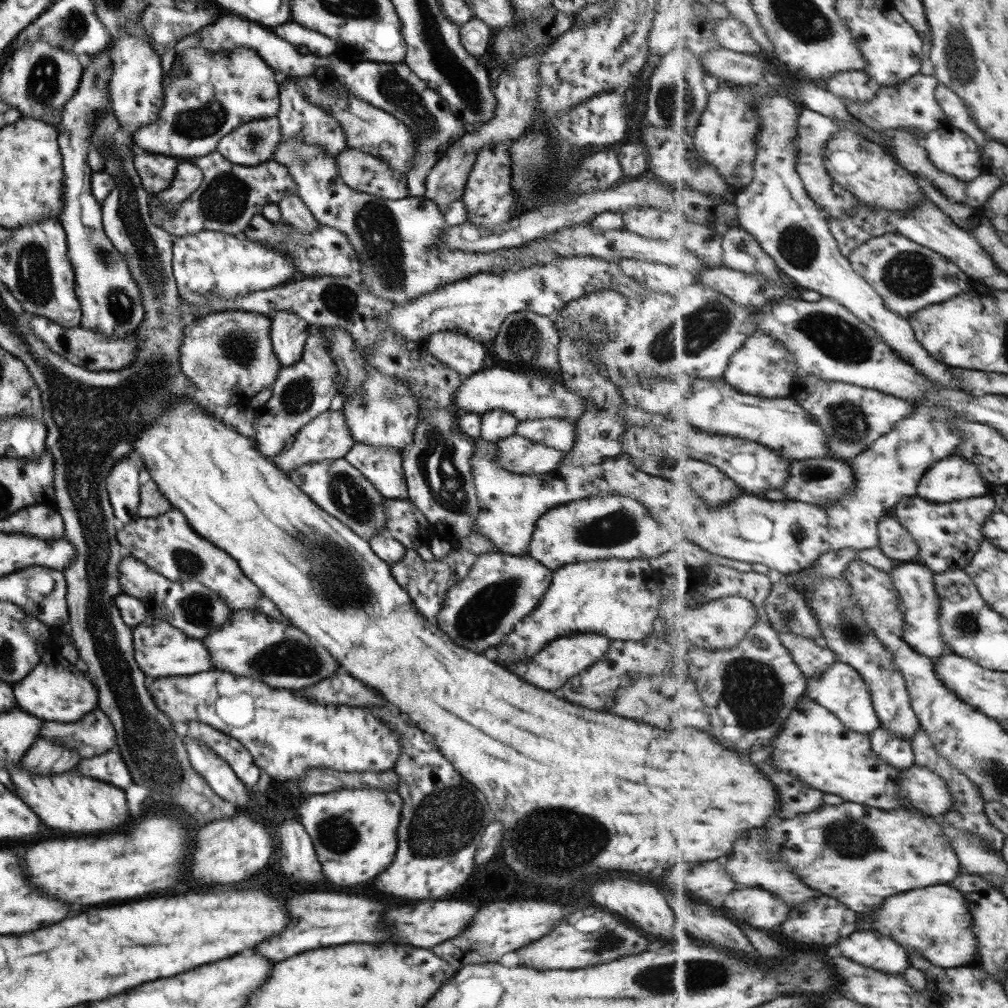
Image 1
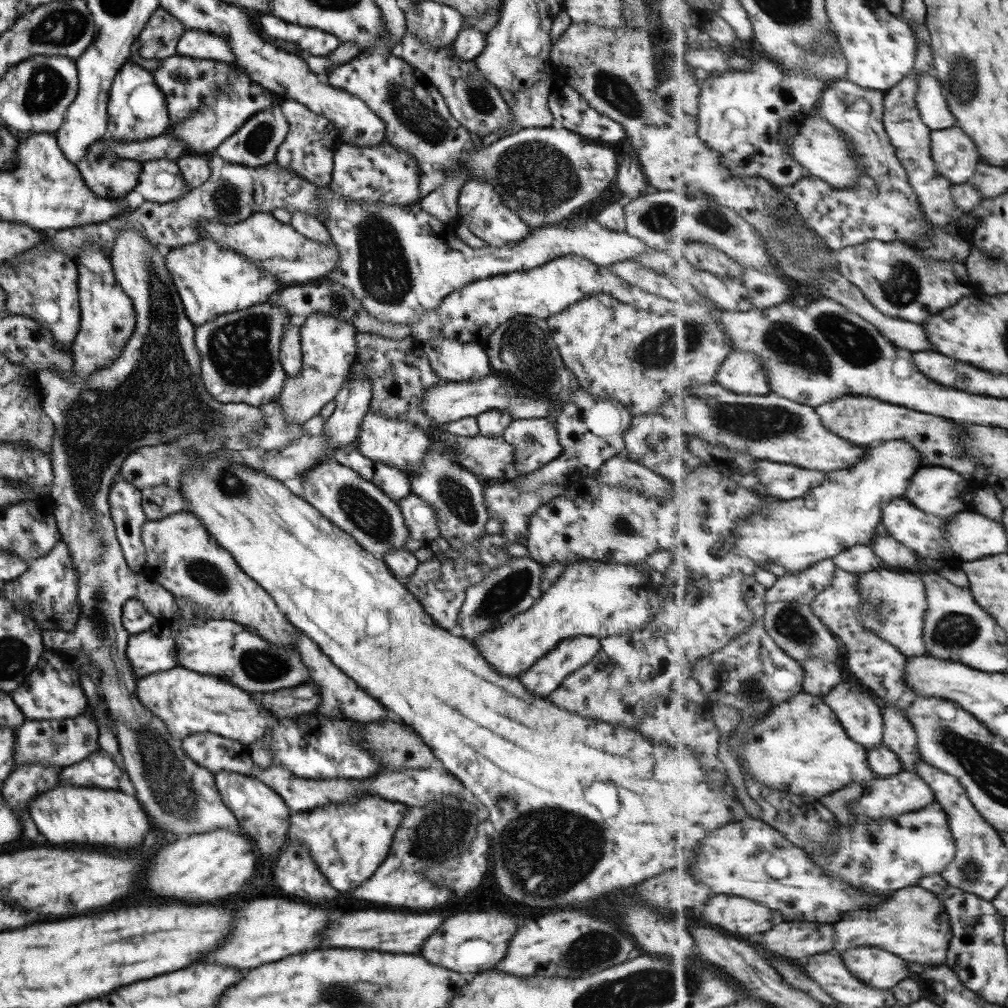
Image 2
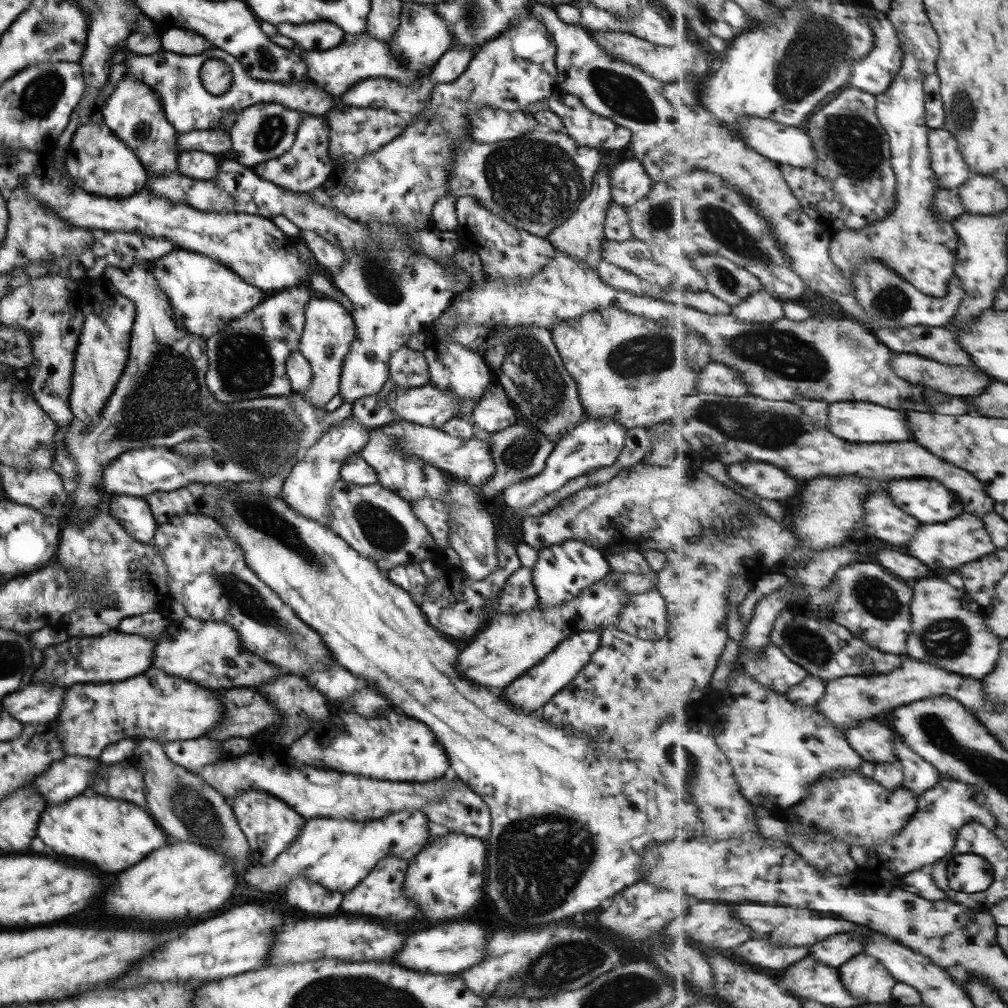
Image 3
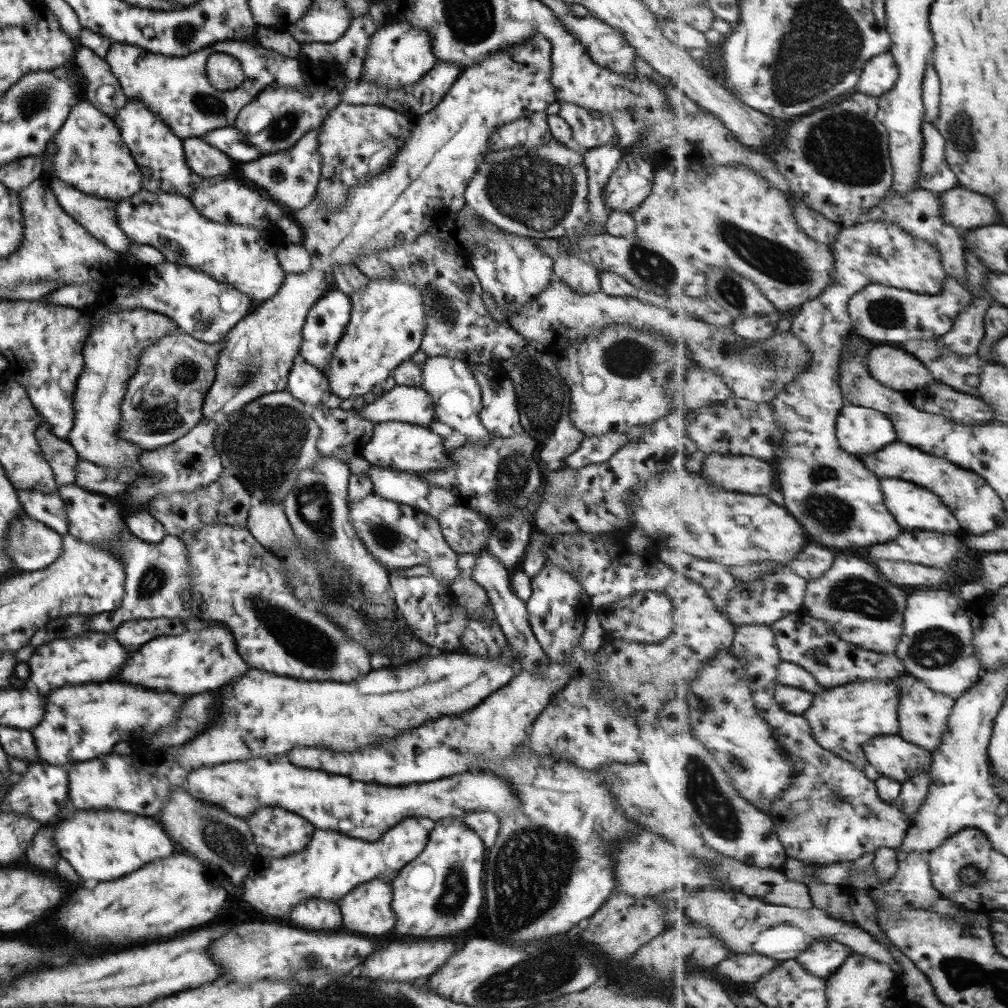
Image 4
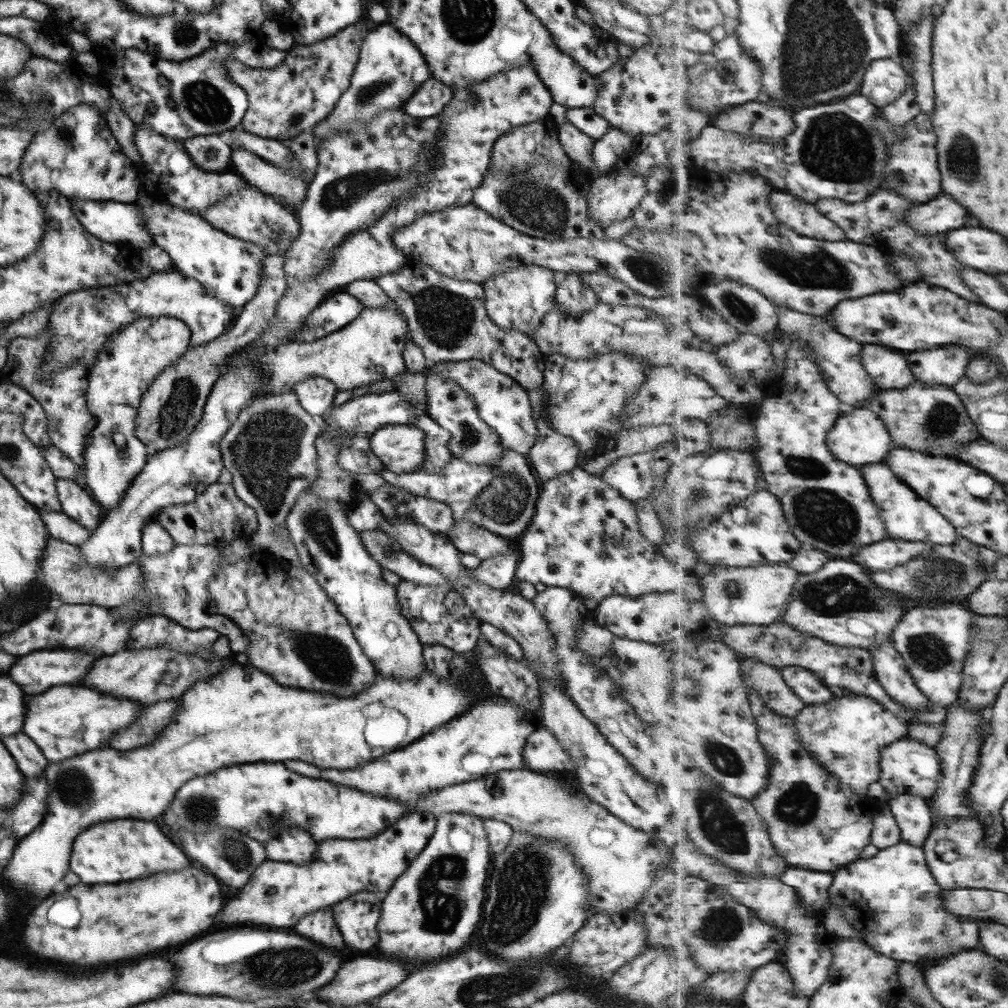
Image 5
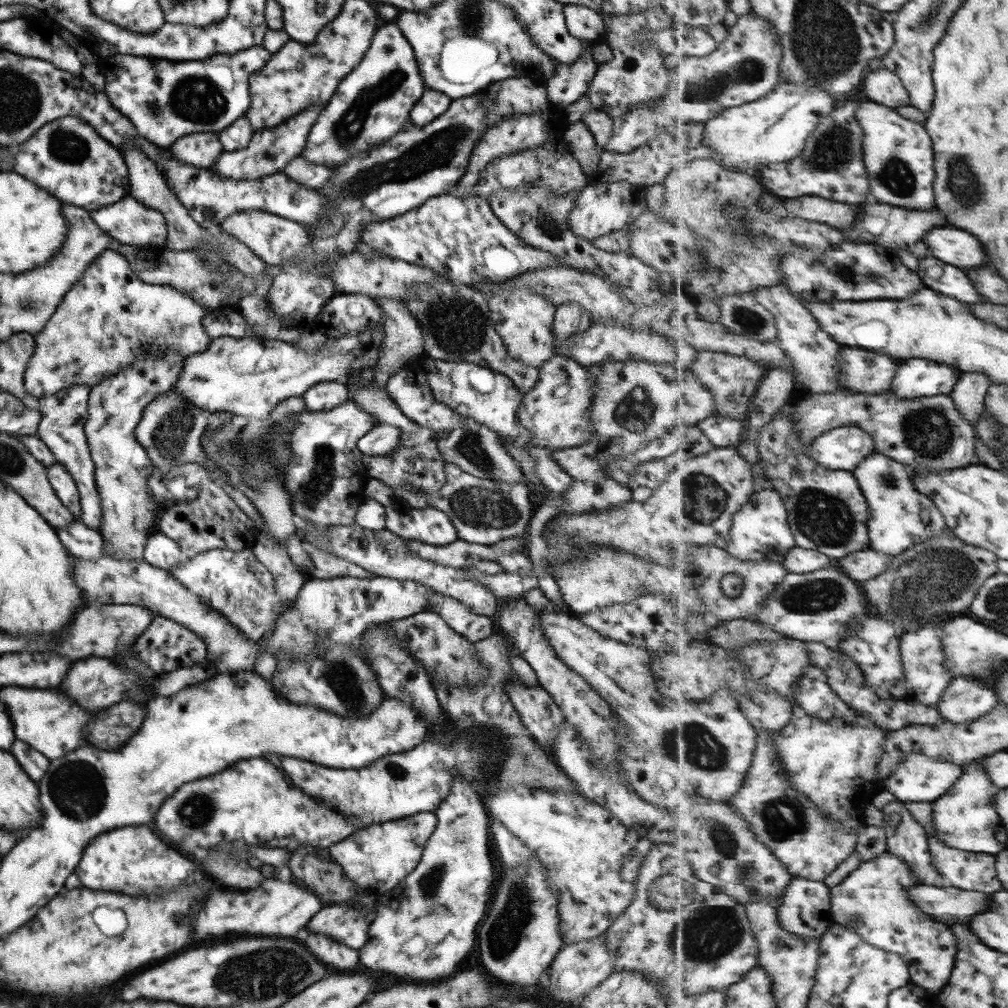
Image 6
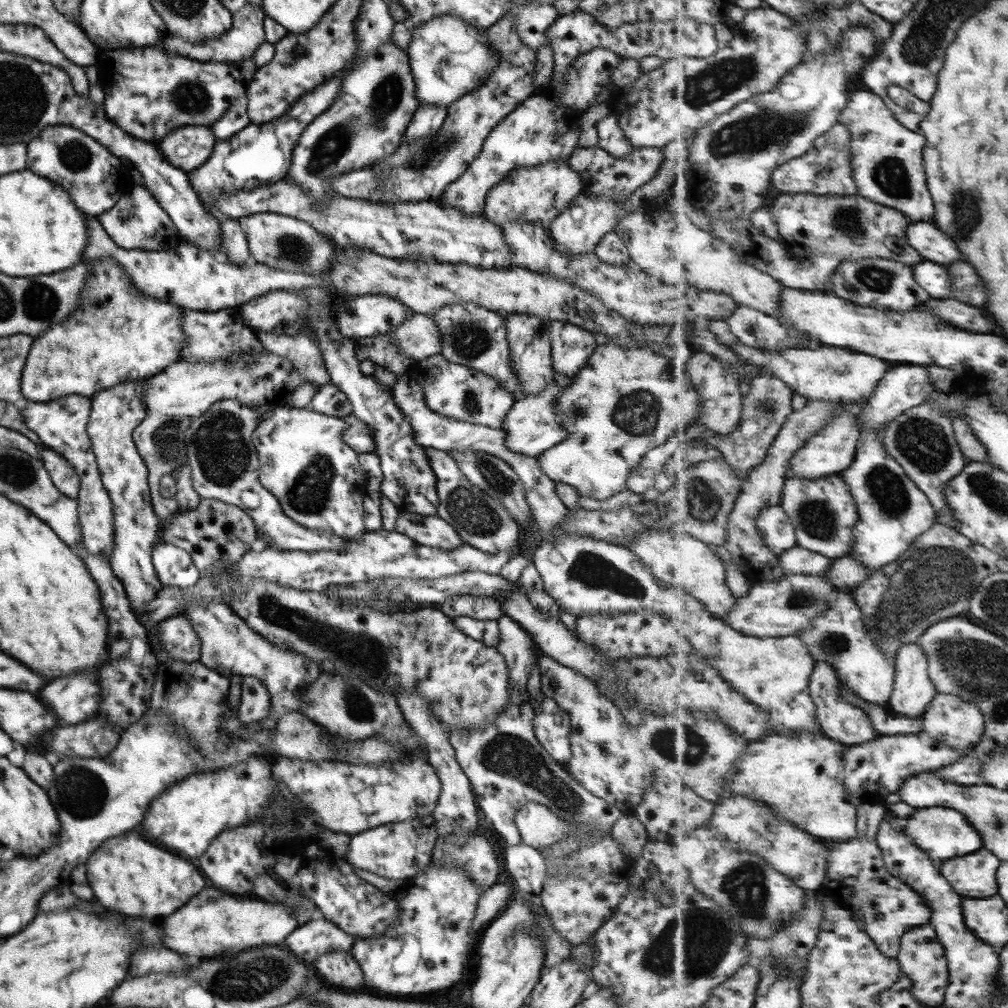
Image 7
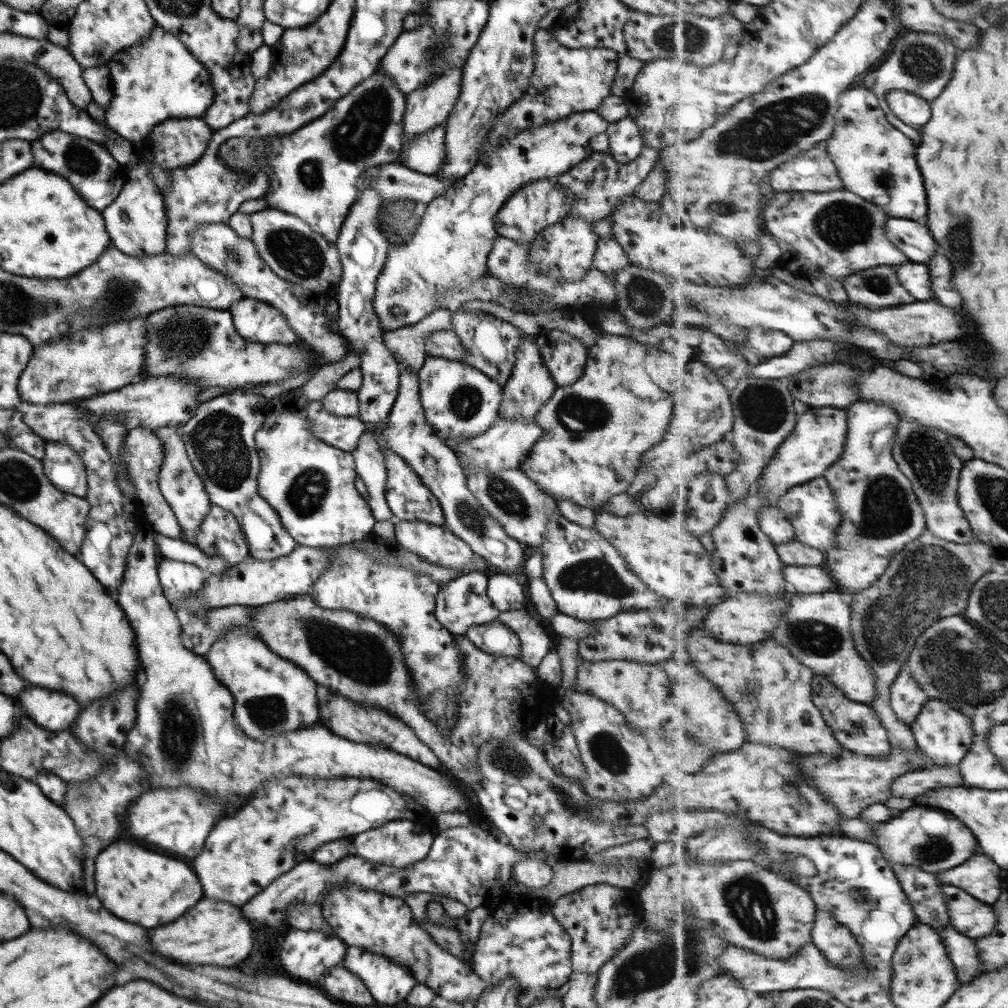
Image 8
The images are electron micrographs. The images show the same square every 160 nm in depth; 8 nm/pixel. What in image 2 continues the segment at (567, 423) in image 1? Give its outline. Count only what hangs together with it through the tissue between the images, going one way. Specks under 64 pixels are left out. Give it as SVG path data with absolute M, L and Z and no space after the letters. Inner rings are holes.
M546 418L512 420L501 438L512 446L514 469L521 475L553 460L562 449L553 420Z

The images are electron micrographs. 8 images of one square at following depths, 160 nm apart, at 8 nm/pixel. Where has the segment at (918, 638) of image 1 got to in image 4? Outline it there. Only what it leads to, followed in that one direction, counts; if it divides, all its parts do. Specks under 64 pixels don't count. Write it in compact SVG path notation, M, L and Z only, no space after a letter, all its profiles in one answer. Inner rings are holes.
M838 554L833 566L821 578L808 581L803 608L813 618L826 620L843 640L869 651L895 654L904 633L908 595L908 589L892 583L878 571L874 562L869 564L855 556Z

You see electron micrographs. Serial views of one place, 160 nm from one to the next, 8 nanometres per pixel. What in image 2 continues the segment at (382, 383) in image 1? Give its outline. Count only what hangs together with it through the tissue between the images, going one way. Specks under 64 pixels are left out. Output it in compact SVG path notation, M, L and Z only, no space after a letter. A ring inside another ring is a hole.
M370 410L364 414L357 431L356 447L358 453L373 462L380 462L392 466L408 476L414 474L423 462L423 455L430 445L430 437L426 430L398 418L385 418L378 410Z

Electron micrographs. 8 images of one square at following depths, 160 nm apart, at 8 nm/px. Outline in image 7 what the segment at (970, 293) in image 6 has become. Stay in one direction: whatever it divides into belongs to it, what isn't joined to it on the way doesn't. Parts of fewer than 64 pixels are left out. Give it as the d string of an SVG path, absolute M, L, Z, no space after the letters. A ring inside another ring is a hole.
M924 260L914 267L915 280L935 299L953 298L951 278L945 266L939 263Z

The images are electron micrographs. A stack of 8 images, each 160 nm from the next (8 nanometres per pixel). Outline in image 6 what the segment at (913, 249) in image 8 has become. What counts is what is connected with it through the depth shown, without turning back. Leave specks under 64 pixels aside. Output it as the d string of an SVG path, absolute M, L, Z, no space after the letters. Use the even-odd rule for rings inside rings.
M935 227L925 236L928 255L965 270L987 264L981 242L959 228Z

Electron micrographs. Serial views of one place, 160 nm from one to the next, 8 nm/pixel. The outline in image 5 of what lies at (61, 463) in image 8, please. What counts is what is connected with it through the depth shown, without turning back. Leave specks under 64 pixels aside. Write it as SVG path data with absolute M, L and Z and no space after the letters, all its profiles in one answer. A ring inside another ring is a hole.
M56 478L55 488L61 513L92 531L100 522L103 513L98 502L91 498L75 481Z

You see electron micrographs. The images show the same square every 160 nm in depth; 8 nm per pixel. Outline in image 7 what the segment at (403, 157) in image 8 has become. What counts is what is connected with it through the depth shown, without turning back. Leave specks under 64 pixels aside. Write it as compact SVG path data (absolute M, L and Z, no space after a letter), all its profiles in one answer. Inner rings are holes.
M419 104L407 123L403 140L409 140L429 136L439 130L446 115L445 106L431 106L430 104Z

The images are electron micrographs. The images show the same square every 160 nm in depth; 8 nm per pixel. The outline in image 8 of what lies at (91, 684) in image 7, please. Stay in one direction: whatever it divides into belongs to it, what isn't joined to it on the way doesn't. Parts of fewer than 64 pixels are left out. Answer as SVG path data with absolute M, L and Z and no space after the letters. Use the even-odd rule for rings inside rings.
M31 688L19 694L19 704L35 724L51 732L68 730L75 720L79 706L63 692Z

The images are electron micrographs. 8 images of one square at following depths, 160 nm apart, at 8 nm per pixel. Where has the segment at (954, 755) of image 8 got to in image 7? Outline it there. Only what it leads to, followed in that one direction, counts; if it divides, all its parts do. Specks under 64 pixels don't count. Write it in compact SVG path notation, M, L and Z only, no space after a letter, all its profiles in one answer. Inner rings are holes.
M939 693L922 717L924 731L930 734L931 738L953 746L959 752L974 748L982 740L986 729L986 715L982 713L981 706L978 706L977 702L966 702L966 699L957 694Z

